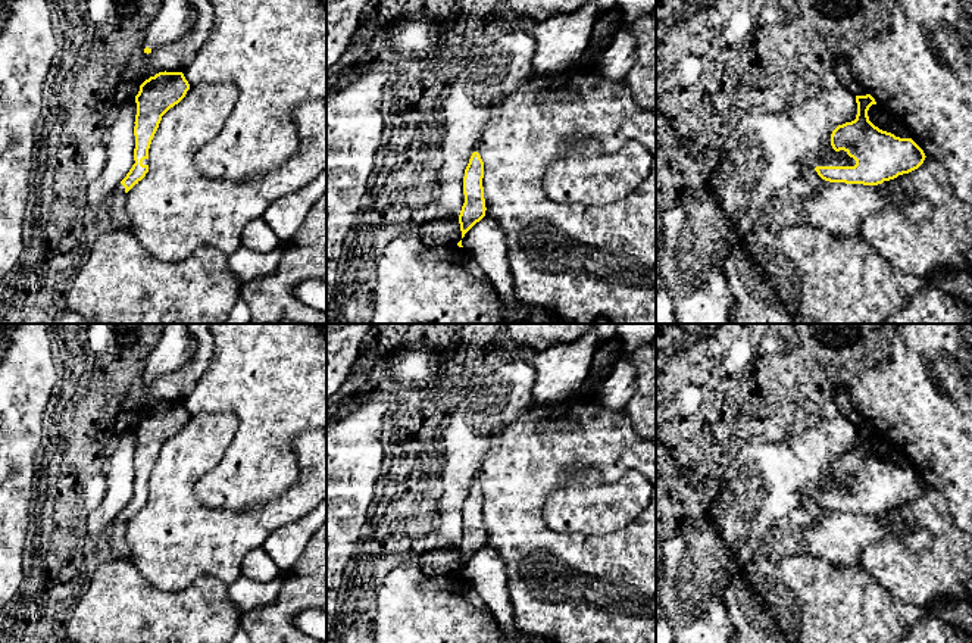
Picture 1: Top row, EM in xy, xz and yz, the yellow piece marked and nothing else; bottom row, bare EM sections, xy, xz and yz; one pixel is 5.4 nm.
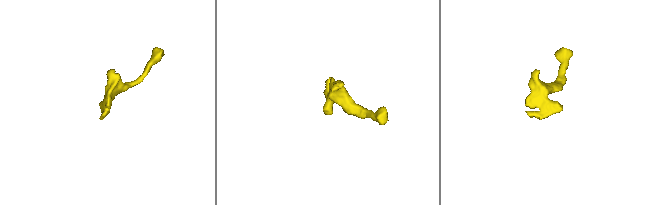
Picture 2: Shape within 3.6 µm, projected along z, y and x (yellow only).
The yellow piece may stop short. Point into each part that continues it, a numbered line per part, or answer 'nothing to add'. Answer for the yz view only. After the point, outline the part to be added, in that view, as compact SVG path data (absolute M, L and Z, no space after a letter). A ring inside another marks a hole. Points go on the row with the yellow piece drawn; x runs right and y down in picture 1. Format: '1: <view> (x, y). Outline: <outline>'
1: yz (841, 161). Outline: M840 154L838 157L832 157L832 159L819 159L815 157L810 165L813 168L816 166L854 166L856 160L850 156L843 156Z

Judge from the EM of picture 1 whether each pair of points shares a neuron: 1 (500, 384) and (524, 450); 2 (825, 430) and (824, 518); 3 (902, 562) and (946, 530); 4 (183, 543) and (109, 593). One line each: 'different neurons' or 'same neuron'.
1: different neurons
2: different neurons
3: same neuron
4: different neurons

